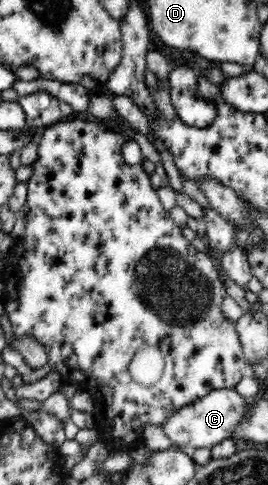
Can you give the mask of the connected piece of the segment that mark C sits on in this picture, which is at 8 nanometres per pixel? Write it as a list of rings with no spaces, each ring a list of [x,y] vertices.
[[[236,388],[213,390],[191,406],[185,406],[179,412],[175,412],[161,427],[179,448],[189,452],[200,448],[213,449],[223,440],[231,439],[237,426],[241,426],[243,418],[247,416],[249,401],[243,394],[239,394]]]

